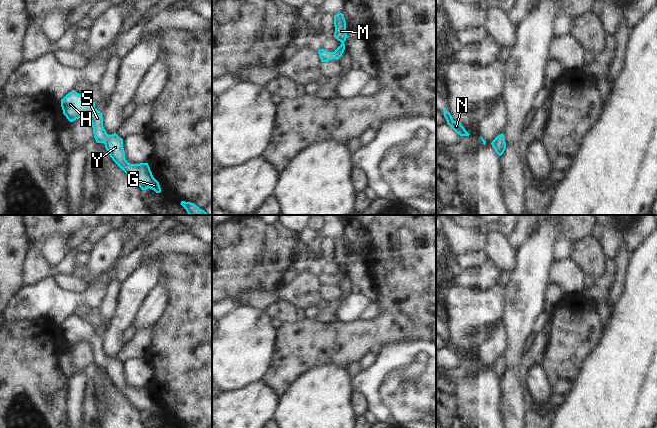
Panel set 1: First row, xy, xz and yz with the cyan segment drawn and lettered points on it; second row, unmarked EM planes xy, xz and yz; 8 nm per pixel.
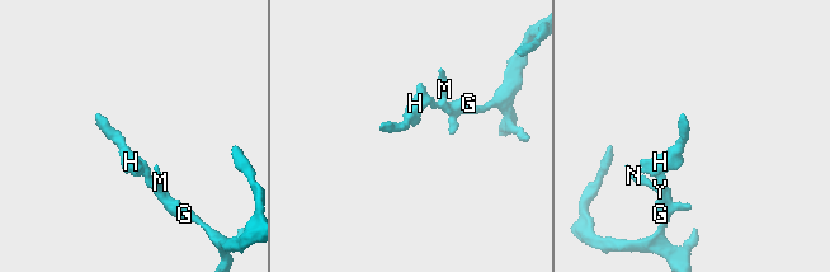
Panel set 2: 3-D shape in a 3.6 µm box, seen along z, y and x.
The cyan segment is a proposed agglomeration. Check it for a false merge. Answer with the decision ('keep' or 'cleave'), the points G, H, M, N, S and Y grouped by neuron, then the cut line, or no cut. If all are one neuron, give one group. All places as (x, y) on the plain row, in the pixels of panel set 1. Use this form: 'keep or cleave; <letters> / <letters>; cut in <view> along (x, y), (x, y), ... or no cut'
keep; G H M N S Y; no cut

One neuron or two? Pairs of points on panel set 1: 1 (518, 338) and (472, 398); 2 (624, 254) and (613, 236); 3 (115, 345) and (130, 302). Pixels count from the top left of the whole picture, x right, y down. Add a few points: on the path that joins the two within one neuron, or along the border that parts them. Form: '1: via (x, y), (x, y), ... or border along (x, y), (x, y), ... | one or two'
1: border along (500, 380), (499, 404) | two
2: border along (631, 251), (624, 246), (615, 259) | two
3: via (115, 334), (115, 327), (125, 313) | one

